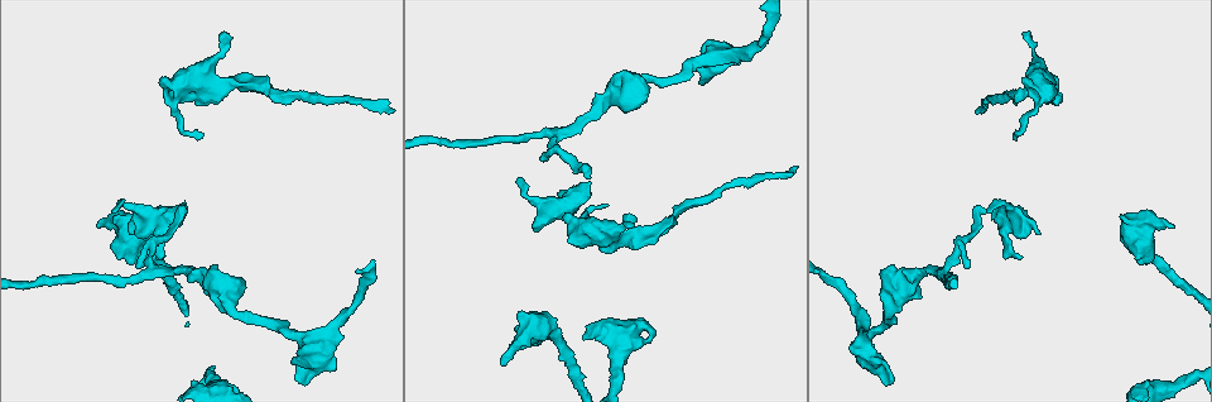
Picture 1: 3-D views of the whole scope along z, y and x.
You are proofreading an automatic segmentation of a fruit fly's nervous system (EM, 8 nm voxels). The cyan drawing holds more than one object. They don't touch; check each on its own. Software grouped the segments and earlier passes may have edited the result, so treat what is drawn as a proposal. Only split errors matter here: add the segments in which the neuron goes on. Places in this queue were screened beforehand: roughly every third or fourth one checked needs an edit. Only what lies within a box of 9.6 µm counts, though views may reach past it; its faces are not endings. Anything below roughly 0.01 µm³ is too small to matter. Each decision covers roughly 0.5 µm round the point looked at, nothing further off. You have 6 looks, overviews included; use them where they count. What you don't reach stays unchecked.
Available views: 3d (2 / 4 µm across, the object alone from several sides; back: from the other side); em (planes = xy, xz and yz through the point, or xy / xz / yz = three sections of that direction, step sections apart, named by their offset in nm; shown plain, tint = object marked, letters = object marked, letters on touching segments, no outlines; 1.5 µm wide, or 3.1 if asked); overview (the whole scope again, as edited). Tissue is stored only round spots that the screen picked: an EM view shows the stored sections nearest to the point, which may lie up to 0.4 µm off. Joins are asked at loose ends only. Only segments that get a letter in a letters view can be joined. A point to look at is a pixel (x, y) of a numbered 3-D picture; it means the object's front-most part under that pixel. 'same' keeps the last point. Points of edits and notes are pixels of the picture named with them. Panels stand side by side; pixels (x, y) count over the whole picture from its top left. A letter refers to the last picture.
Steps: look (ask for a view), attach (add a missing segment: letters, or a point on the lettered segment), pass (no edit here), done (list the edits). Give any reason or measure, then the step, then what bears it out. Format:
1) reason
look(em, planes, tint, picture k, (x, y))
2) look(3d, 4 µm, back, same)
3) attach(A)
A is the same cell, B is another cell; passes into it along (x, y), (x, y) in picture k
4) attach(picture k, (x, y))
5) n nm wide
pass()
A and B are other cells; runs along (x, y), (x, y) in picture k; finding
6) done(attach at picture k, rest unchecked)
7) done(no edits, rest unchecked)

an open end
look(em, planes, letters, picture 1, (1015, 132))

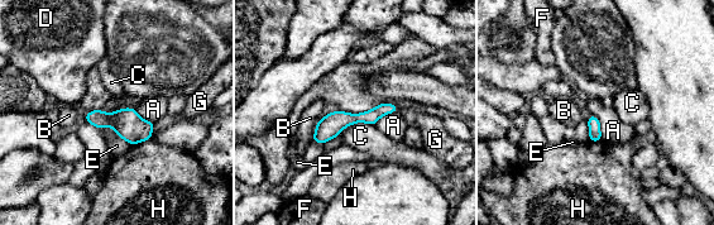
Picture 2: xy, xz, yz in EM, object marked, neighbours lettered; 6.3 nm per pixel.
pass()
A, B, C, D, E, F, G and H are other cells; border along (374, 124), (353, 123), (338, 135) in picture 2; no lettered segment goes on from it

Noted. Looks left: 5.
branch stops here
look(em, planes, letters, picture 1, (227, 38))

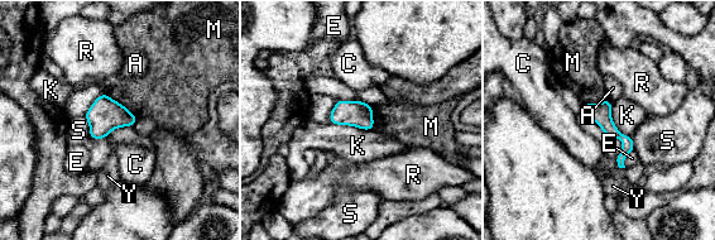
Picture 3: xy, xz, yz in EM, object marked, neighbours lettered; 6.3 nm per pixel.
pass()
A, C, E, K, M, R, S and Y are other cells; no lettered segment goes on from it

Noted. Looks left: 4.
branch stops here
look(em, yz, step 8, letters, picture 1, (502, 361))

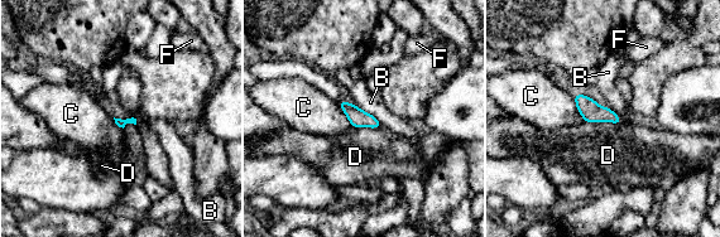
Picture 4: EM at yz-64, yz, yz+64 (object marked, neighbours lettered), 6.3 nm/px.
pass()
B, C, D and F are other cells; border along (355, 104), (372, 114), (382, 125) in picture 4; no lettered segment goes on from it

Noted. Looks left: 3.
done(no edits, rest unchecked)

